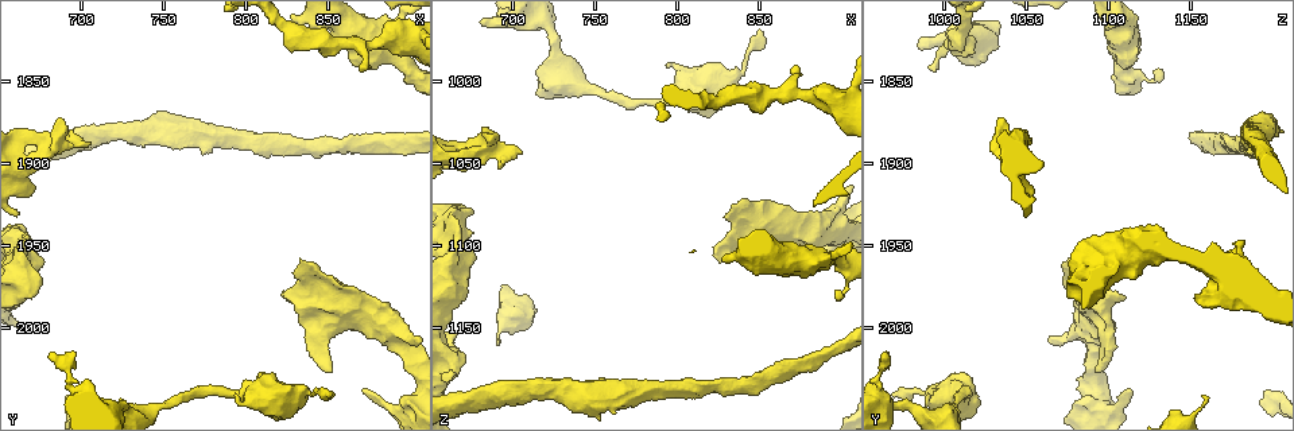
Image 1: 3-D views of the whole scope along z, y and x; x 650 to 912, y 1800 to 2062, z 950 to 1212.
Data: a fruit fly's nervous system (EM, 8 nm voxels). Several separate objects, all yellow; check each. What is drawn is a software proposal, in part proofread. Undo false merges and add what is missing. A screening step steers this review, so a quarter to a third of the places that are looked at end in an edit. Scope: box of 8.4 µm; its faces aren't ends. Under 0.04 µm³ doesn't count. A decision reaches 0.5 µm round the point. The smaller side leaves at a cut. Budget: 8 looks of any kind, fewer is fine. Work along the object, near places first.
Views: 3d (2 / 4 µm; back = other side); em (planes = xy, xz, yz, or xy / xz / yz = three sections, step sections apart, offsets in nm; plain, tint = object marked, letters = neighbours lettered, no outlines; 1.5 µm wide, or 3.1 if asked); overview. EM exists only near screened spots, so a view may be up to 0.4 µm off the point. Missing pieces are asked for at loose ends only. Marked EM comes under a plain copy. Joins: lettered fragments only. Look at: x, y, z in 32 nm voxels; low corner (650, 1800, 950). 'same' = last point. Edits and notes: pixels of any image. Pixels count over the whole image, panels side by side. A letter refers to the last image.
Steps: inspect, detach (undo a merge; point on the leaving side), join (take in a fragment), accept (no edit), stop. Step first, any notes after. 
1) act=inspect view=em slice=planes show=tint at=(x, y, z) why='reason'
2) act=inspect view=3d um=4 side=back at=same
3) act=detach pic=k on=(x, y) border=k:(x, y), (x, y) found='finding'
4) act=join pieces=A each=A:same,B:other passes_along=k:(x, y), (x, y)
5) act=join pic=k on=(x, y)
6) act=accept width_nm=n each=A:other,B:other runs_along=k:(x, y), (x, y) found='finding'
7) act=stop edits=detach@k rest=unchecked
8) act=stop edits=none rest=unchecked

act=inspect view=3d um=4 at=(832, 1960, 1076) why='branch stops here'

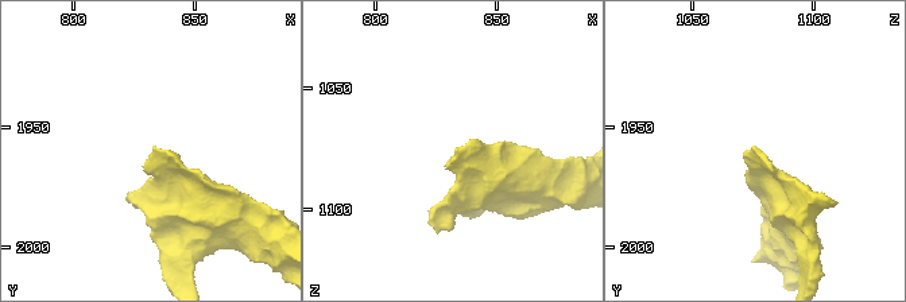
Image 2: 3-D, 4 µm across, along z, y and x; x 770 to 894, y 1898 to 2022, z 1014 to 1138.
act=inspect view=em slice=xy step=4 show=letters at=(833, 1958, 1075) why='need the tissue'

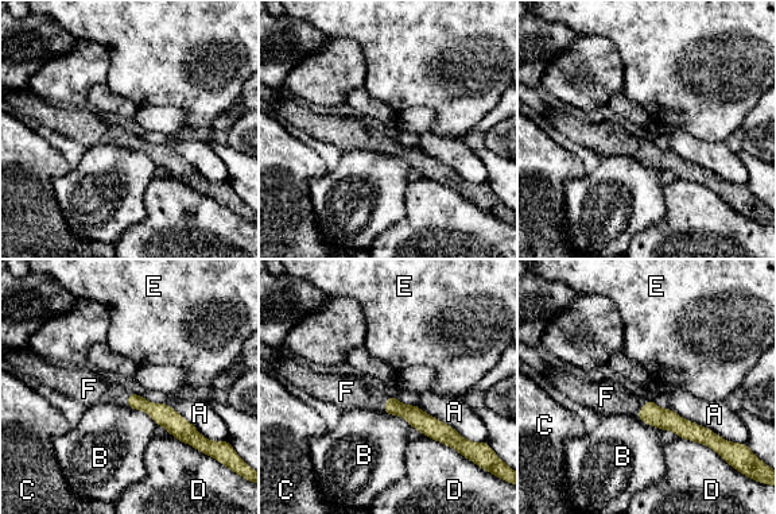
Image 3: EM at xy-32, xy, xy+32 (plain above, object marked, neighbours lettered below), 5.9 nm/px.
act=join pieces=F each=A:other,B:other,C:other,D:other,E:other,F:same passes_along=3:(666, 420), (641, 408), (606, 397) found='it goes on there'

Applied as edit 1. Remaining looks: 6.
act=inspect view=overview

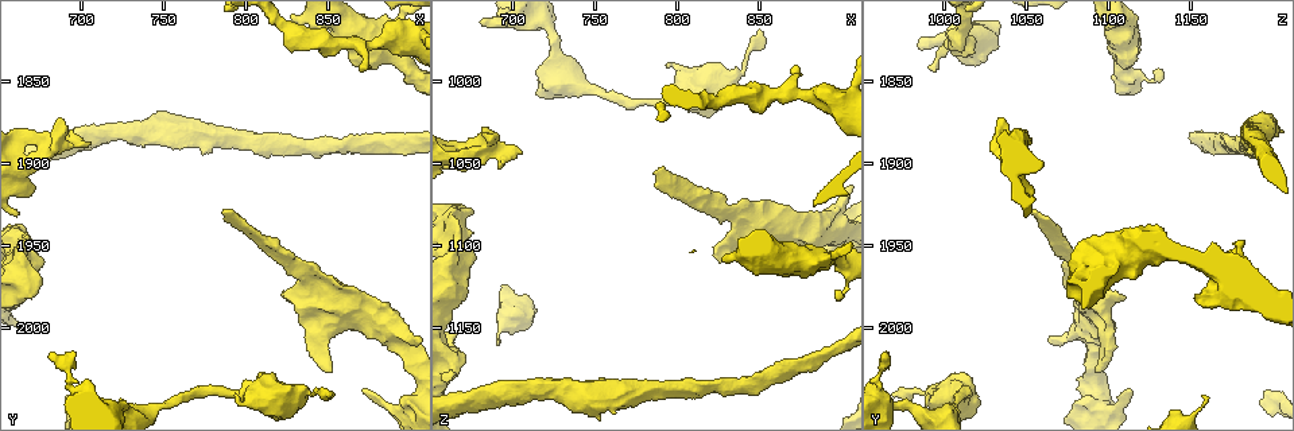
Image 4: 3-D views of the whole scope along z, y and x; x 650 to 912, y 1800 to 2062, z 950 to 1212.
act=inspect view=em slice=planes show=letters at=(786, 1928, 1054) why='tapers out'

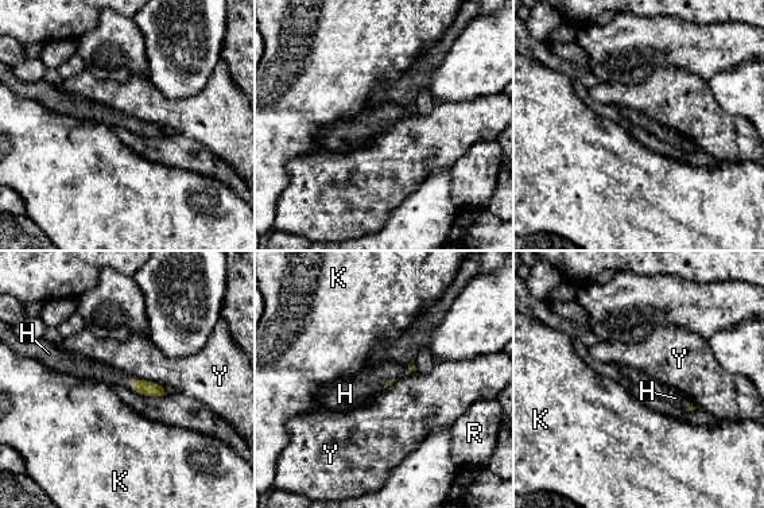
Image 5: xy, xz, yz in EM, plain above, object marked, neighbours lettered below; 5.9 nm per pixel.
act=join pieces=H longest_contact=Y:170nm each=H:same,K:other,R:other,Y:other passes_along=5:(143, 387), (131, 382), (97, 371) found='the neuron continues'

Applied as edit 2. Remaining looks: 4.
act=inspect view=3d um=4 at=(852, 2040, 968) why='branch stops here'

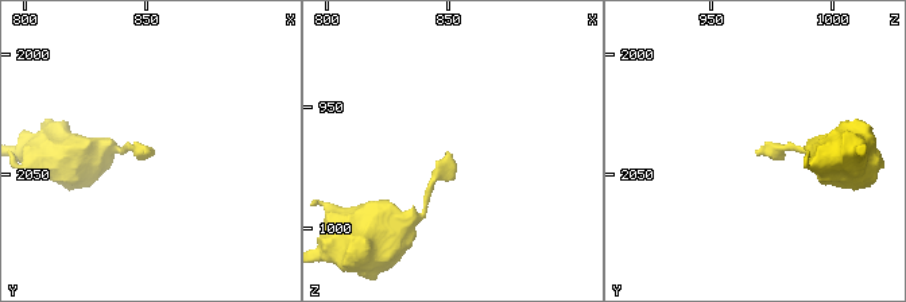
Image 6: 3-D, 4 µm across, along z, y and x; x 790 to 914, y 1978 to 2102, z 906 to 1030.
act=inspect view=em slice=xz step=8 show=letters at=(850, 2040, 969)

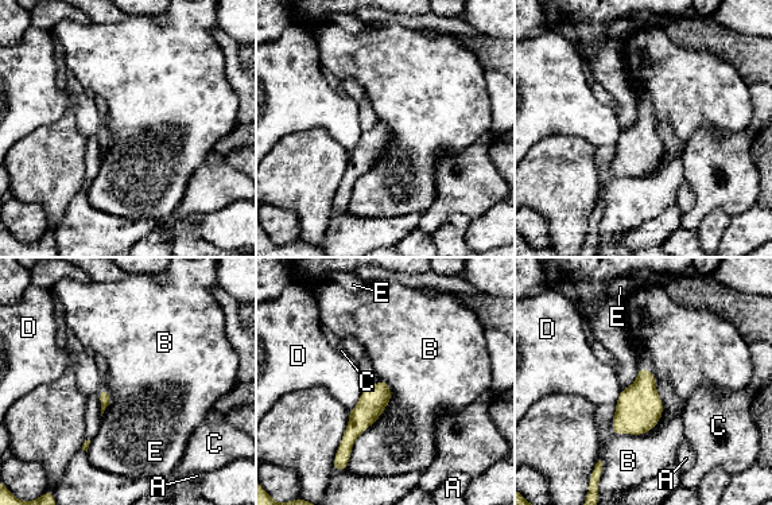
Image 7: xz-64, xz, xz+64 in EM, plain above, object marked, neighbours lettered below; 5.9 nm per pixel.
act=inspect view=em slice=planes show=letters at=same

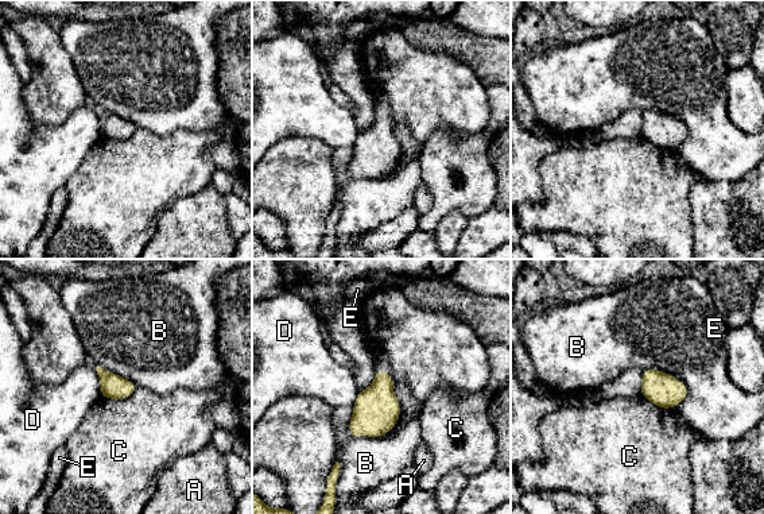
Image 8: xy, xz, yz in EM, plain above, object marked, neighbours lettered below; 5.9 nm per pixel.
act=accept width_nm=100 longest_contact=B:320nm each=A:other,B:other,C:other,D:other,E:other found='no lettered fragment goes on from it'

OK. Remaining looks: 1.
act=stop edits=join@3,join@5 rest=unchecked

